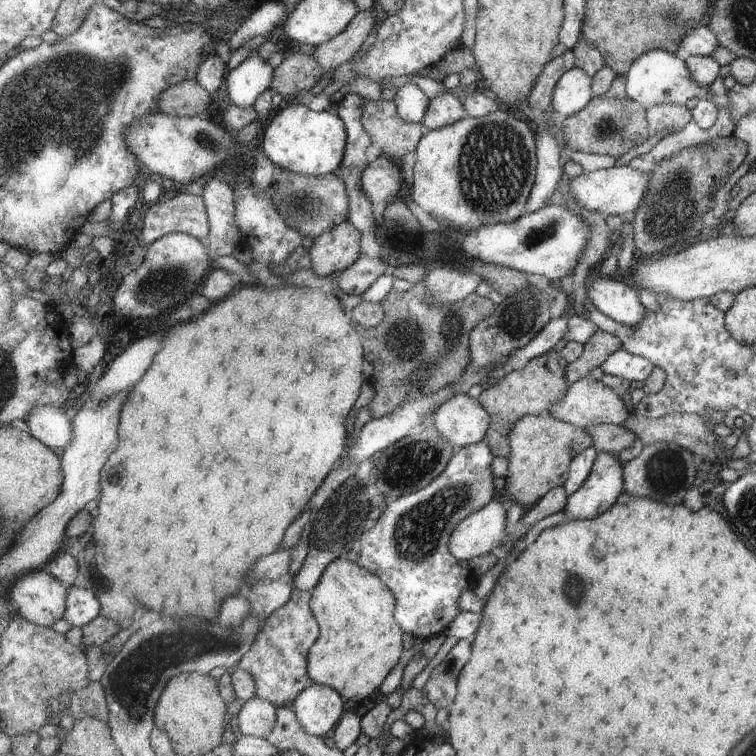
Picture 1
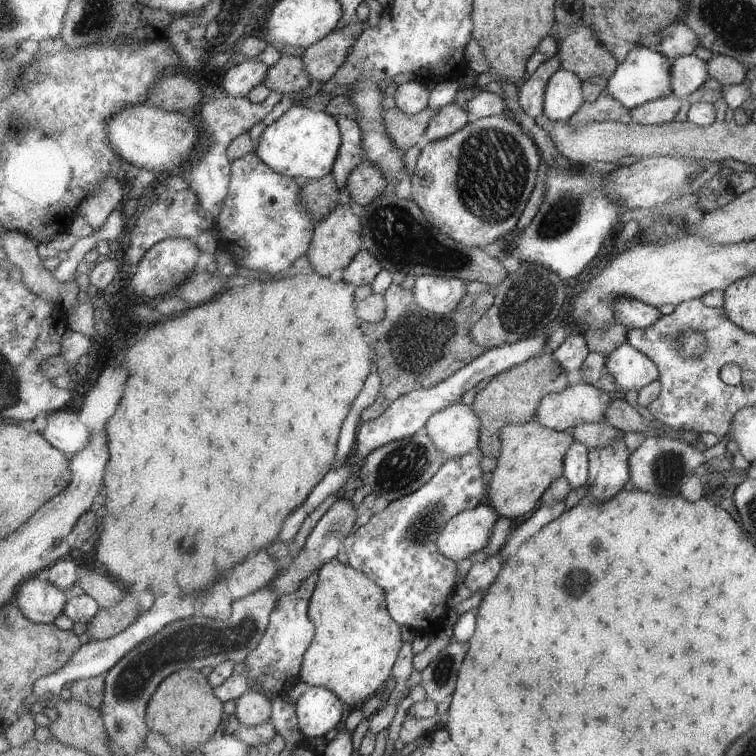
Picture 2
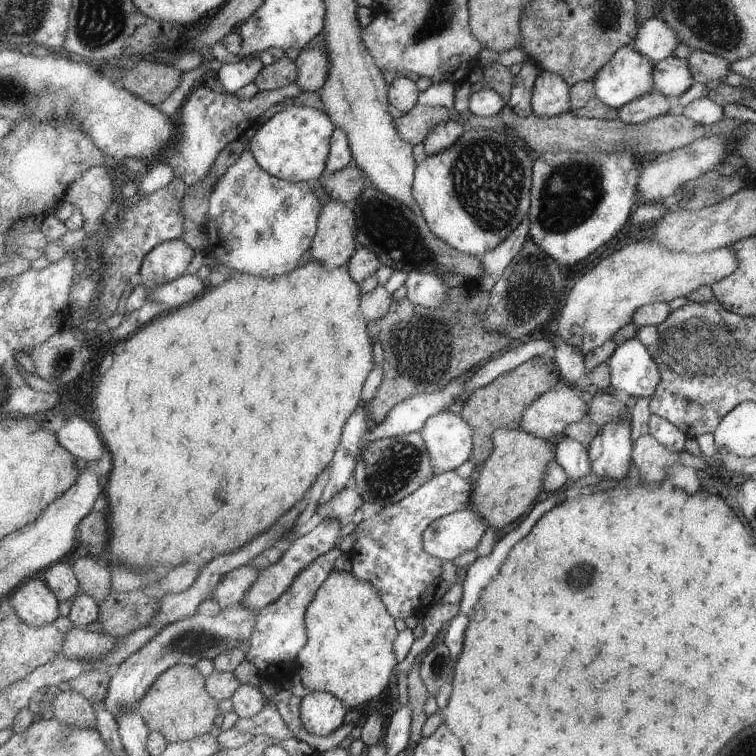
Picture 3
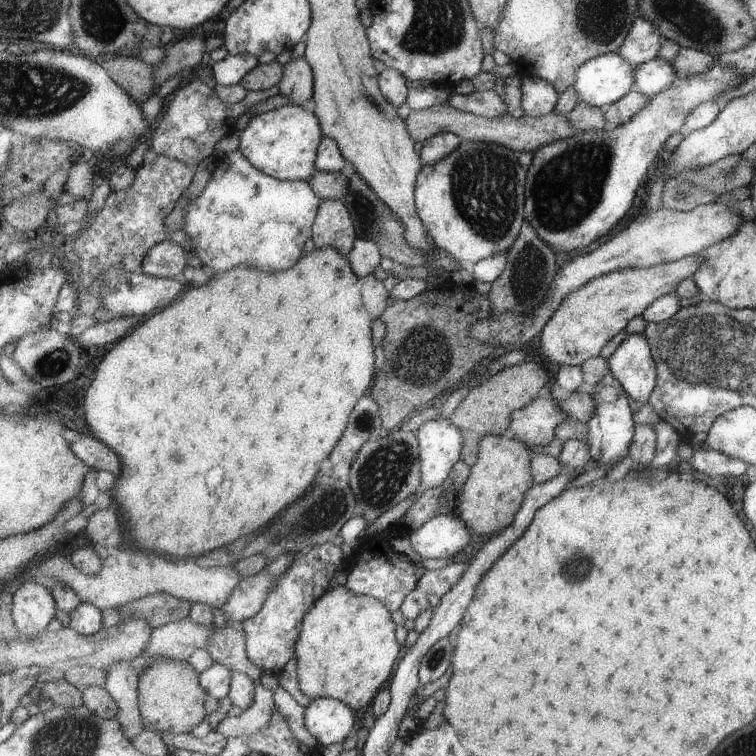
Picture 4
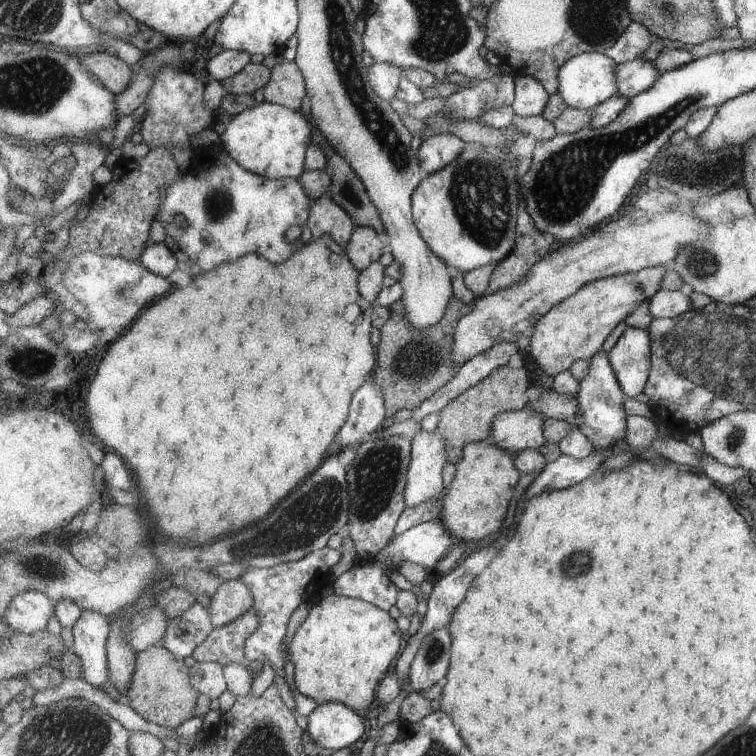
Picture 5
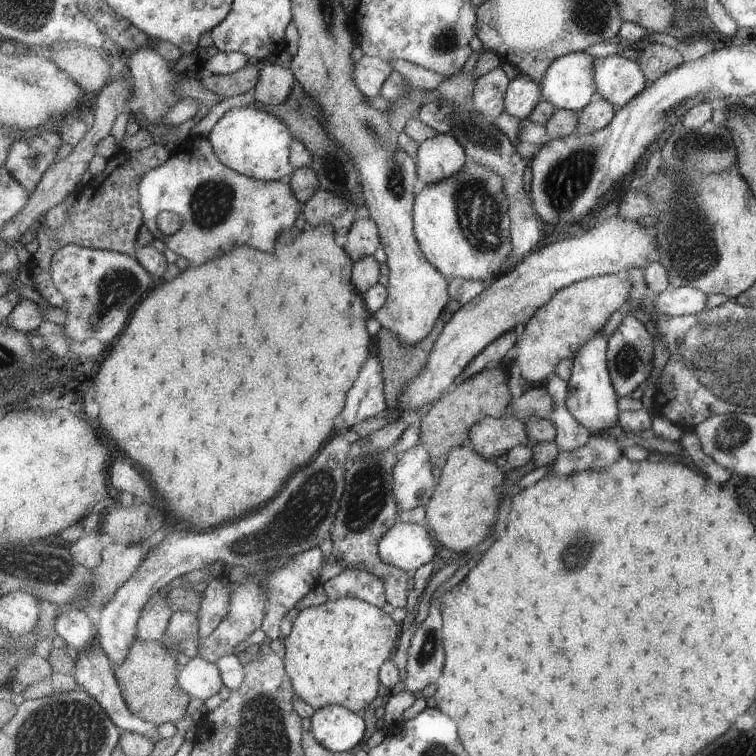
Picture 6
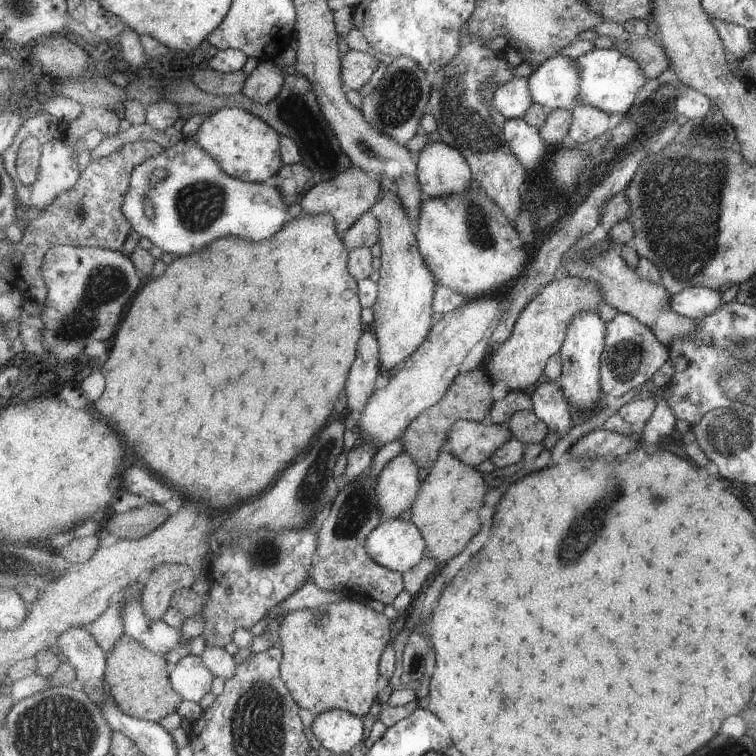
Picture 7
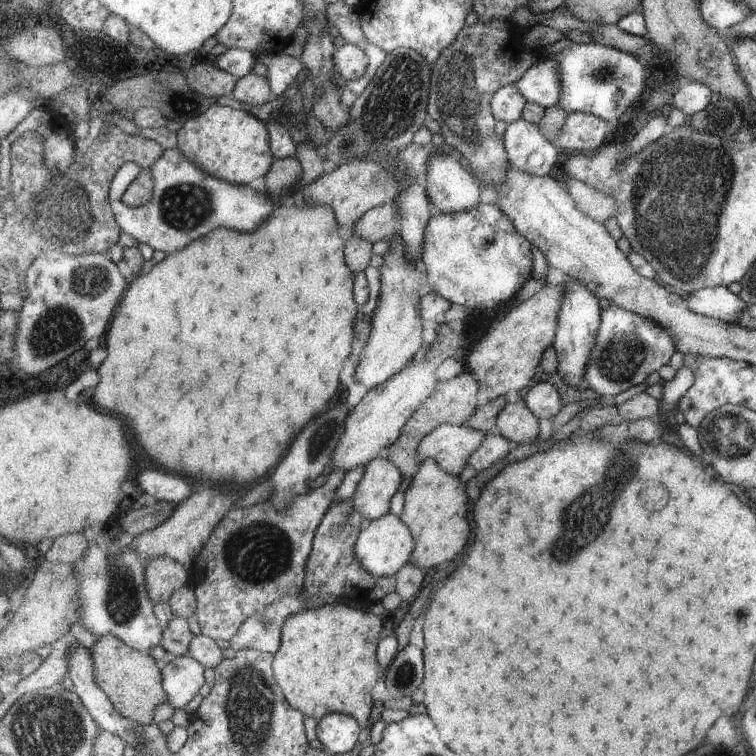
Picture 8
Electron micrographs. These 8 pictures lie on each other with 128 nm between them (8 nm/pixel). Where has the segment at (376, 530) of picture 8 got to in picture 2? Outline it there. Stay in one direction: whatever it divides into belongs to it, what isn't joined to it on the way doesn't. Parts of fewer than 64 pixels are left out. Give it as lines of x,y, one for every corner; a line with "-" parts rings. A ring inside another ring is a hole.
488,503
461,512
441,528
441,534
436,540
439,552
459,562
483,550
499,518
501,514

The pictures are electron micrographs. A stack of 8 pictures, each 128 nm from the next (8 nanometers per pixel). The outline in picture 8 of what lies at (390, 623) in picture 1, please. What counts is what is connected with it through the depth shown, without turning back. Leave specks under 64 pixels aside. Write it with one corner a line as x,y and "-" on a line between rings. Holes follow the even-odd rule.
346,601
326,604
321,608
308,608
289,616
282,628
281,650
274,654
275,676
289,704
317,722
329,714
343,713
353,716
363,727
369,726
369,716
373,712
371,690
375,688
381,670
377,662
381,630
383,620
379,616
366,609
350,608

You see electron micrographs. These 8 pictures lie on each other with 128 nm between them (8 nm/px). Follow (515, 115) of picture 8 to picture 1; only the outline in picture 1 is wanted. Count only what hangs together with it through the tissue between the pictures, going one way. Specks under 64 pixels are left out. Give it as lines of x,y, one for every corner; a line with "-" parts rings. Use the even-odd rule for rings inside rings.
575,67
559,80
553,93
551,109
559,119
564,119
581,112
595,97
593,77

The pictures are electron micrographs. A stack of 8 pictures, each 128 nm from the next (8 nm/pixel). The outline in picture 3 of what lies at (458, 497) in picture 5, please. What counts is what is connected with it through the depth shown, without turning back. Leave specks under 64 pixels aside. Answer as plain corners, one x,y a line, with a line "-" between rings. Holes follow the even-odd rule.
503,428
493,434
495,450
484,462
473,490
473,504
489,527
503,530
511,522
517,522
529,514
543,497
543,484
547,478
547,466
557,461
557,444
552,440
539,438
523,428

